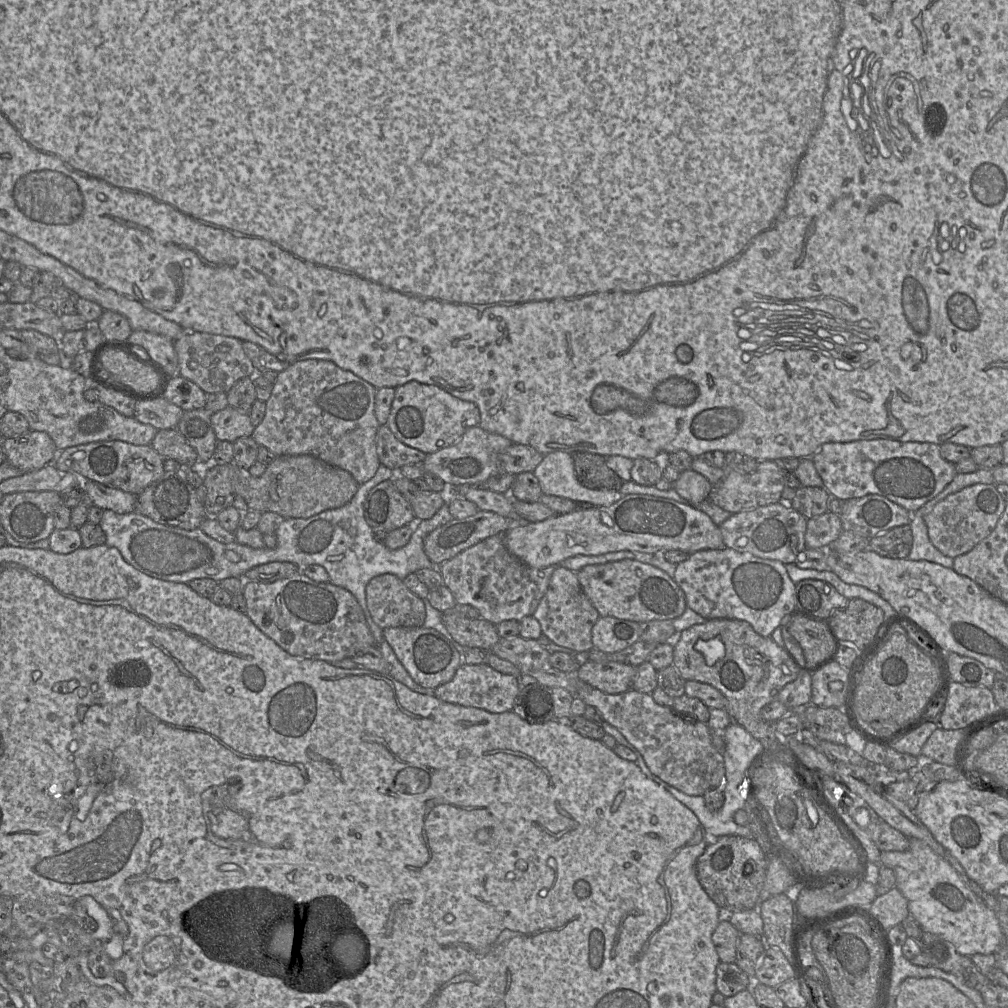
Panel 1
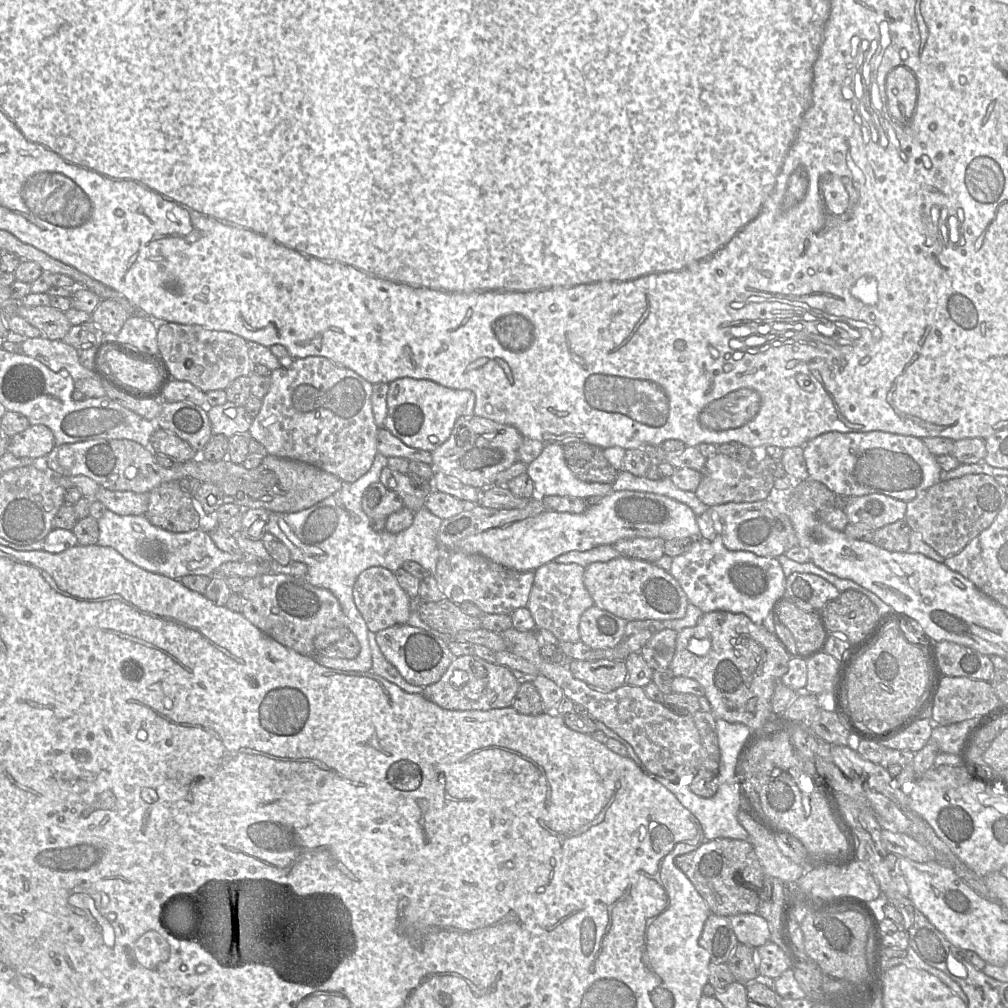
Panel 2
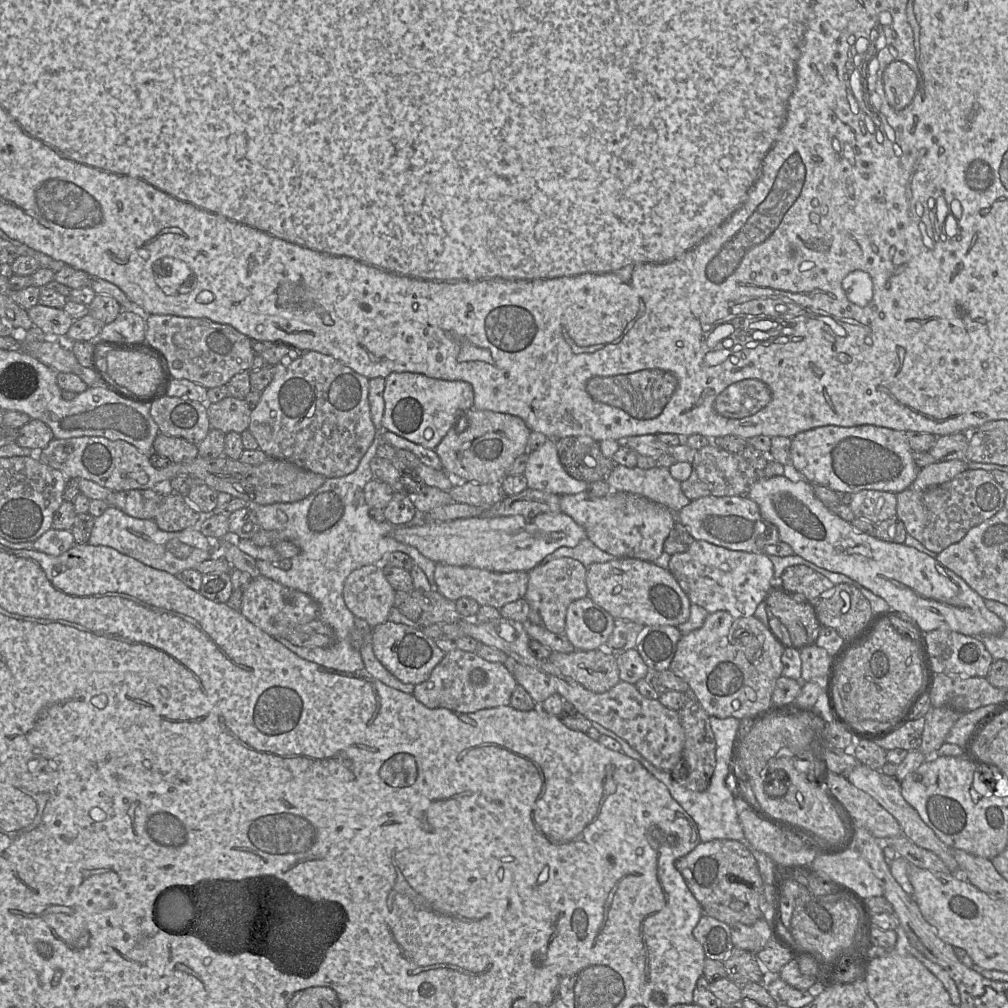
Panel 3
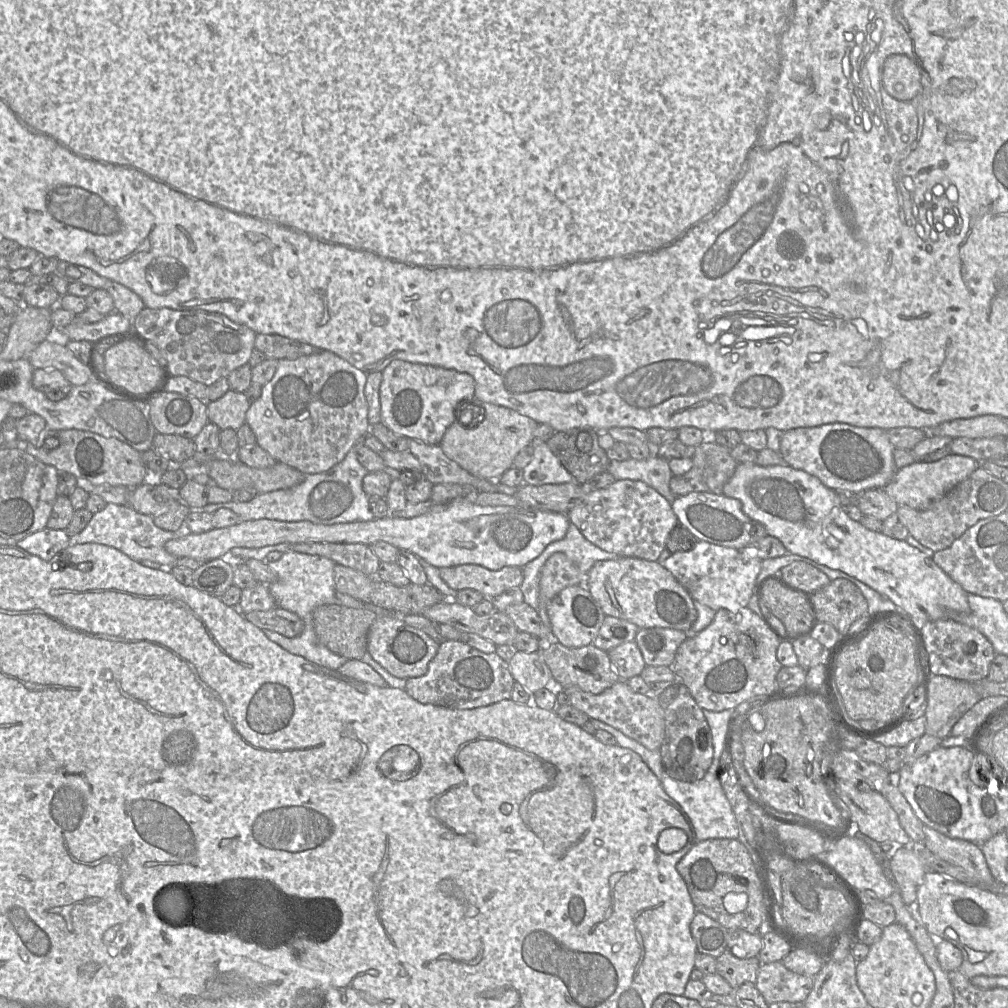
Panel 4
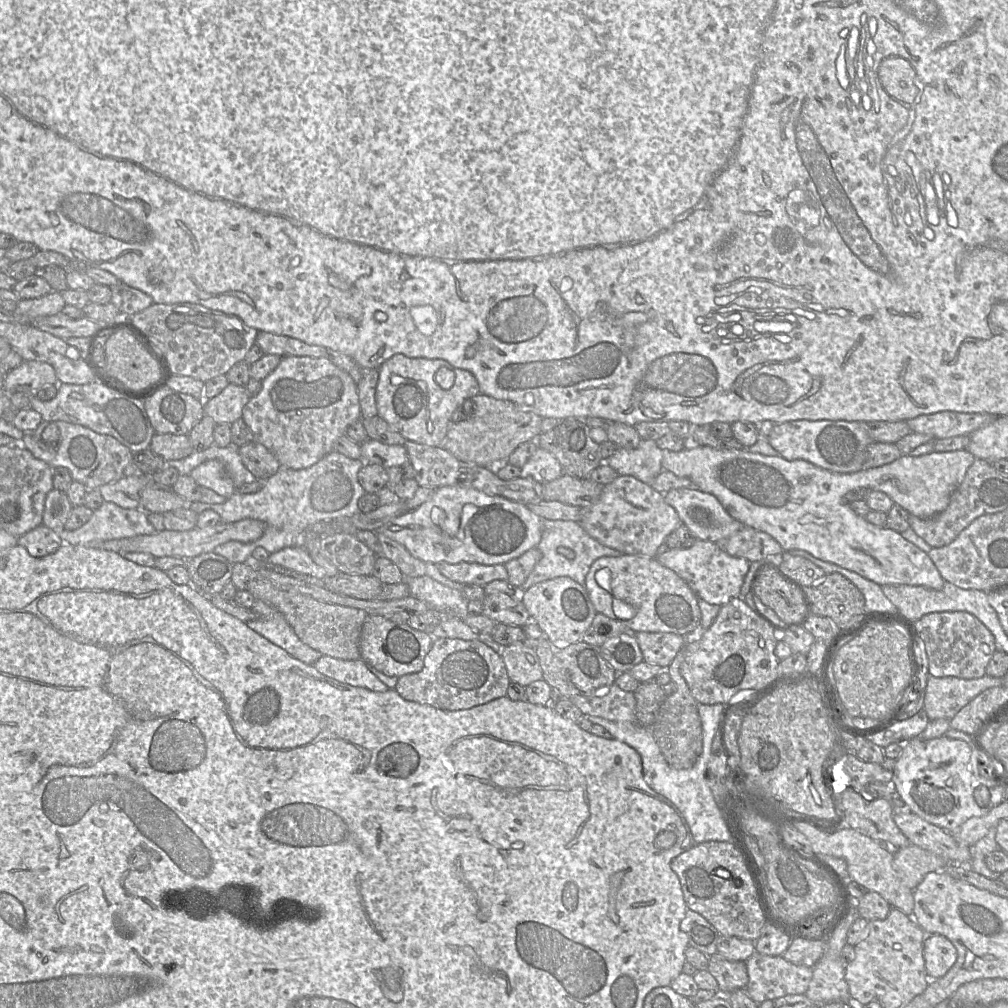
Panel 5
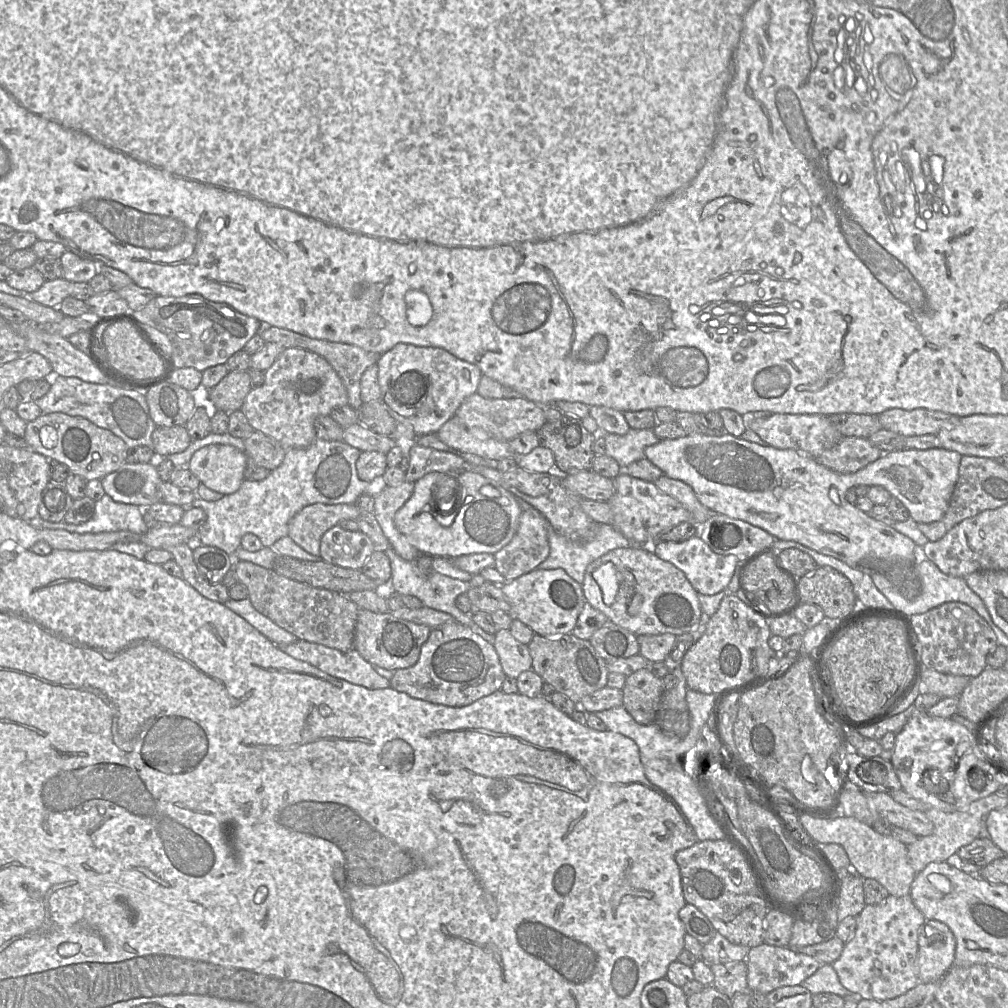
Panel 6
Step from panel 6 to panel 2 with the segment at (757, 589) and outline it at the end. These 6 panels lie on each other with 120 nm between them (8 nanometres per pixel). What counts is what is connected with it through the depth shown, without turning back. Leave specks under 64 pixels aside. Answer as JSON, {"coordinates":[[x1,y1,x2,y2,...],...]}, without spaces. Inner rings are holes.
{"coordinates":[[786,597,775,603,773,612,790,630,802,658,808,658,822,651,830,633,826,630,818,612,805,611]]}

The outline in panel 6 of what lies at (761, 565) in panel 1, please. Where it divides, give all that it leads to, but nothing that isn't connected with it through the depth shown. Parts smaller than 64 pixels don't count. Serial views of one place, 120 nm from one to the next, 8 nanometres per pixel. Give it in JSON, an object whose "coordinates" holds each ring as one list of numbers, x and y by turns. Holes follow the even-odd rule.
{"coordinates":[[697,535,681,542,656,541,654,553,662,560,670,562,684,573,692,587,699,594,714,595,725,590,734,574,739,559,735,555,720,555,713,552]]}

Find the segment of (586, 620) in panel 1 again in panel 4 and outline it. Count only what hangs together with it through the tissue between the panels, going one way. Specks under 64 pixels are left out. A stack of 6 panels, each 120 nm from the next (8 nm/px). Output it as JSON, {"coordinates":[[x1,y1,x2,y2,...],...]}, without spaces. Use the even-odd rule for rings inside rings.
{"coordinates":[[561,552,552,554,540,572,538,615,546,627,551,627,547,608,564,588,585,584,585,575]]}

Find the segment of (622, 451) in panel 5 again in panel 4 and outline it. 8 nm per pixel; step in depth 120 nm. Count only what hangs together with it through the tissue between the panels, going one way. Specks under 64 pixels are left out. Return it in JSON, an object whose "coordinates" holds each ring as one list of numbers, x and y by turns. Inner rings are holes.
{"coordinates":[[655,453,644,460,629,458,623,461,610,461,607,470,616,480,638,480,646,483,661,494,670,504,676,499,670,489,670,480,674,476,668,460]]}

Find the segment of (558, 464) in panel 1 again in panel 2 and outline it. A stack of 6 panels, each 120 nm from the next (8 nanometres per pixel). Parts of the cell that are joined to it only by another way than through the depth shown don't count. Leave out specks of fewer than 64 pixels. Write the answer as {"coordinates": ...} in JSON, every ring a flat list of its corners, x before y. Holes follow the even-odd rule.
{"coordinates":[[546,444,541,454,528,464,526,473,539,497,558,495,586,499,613,492,611,484,586,483,577,479,566,464,561,444]]}

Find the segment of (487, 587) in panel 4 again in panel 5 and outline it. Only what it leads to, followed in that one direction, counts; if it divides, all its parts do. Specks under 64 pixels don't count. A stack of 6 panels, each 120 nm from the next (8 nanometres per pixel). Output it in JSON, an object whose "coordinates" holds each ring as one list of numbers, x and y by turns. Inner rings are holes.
{"coordinates":[[473,562,436,564,439,571,448,579,463,585,478,585,484,587,493,580,508,580,504,564,483,565]]}

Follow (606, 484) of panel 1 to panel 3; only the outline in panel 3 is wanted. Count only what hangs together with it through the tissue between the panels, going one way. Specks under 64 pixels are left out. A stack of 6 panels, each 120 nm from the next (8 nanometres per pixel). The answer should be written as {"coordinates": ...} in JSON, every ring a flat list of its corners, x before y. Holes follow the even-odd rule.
{"coordinates":[[583,435,554,440,560,463,571,477,588,484,608,481,616,464,602,453,597,440]]}

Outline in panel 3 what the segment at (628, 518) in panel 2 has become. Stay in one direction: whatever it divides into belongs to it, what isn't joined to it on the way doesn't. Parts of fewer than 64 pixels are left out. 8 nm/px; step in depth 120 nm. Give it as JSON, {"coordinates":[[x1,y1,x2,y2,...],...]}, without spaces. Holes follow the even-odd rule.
{"coordinates":[[565,513,538,514,532,519,522,515,459,518,427,521,423,525,396,526,392,537,416,548,437,564,473,567,491,572,530,572,560,547,575,547,587,538,583,527]]}

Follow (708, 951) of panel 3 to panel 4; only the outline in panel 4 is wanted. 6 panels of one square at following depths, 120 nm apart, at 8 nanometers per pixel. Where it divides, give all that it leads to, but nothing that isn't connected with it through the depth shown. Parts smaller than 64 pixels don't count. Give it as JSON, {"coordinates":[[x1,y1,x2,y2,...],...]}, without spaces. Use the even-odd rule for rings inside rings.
{"coordinates":[[696,912,690,930,698,952,717,958,726,951,728,930,707,915]]}

